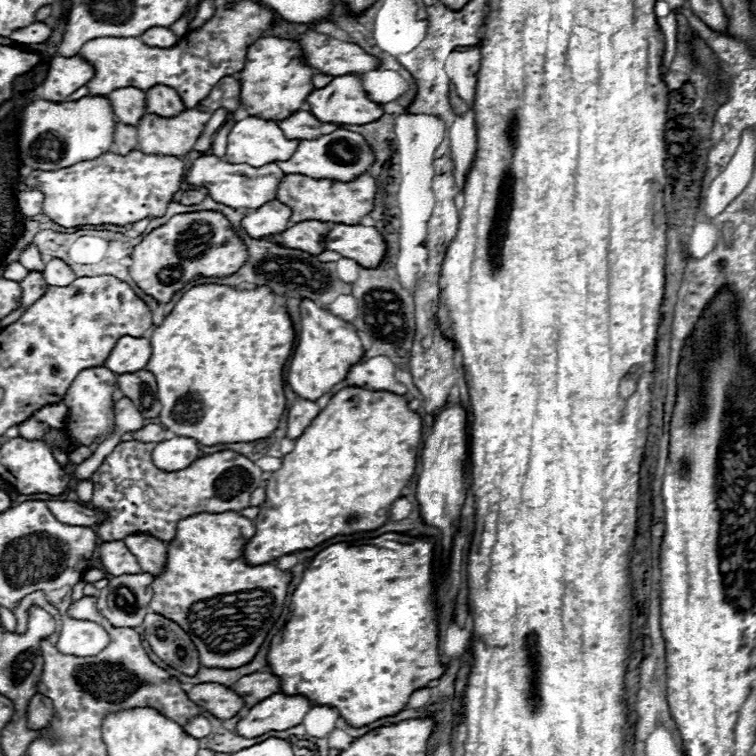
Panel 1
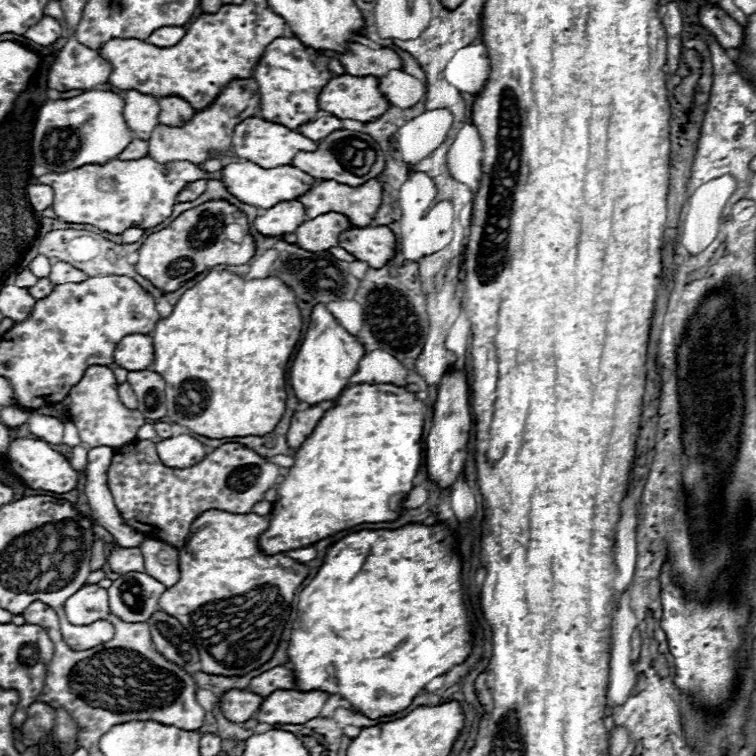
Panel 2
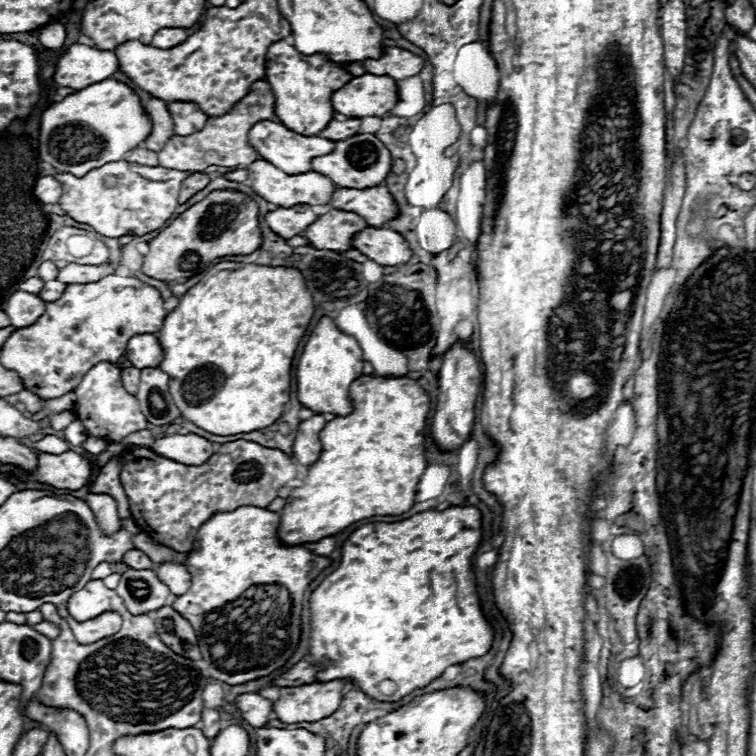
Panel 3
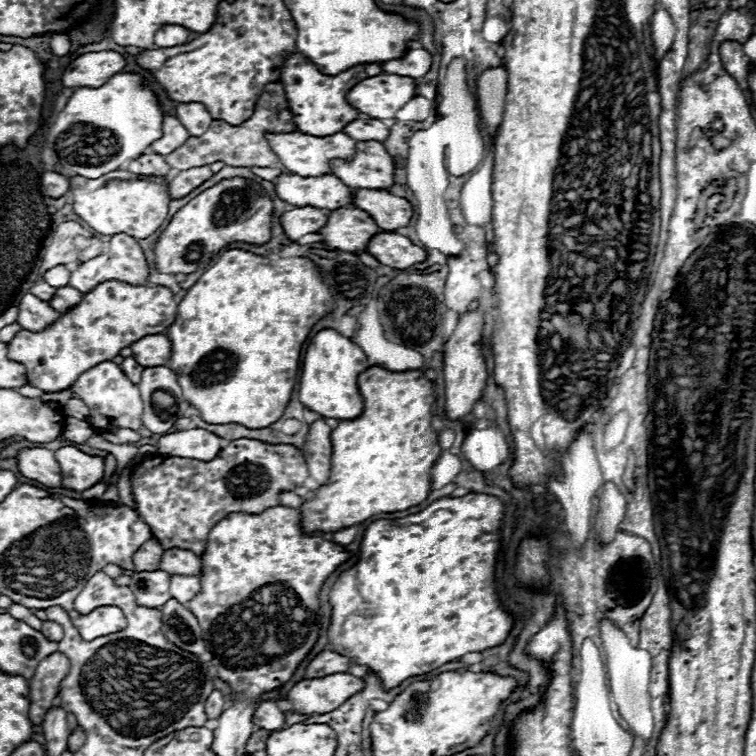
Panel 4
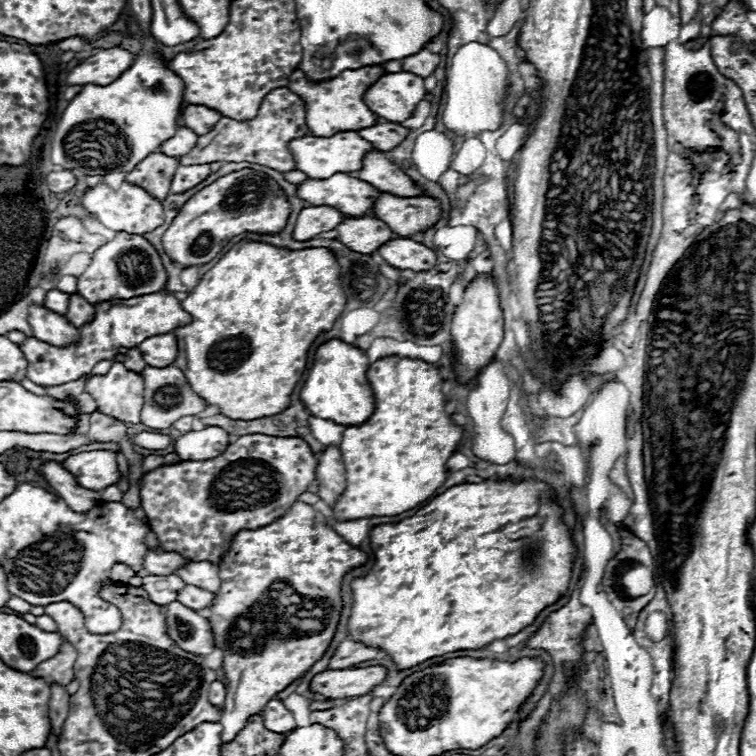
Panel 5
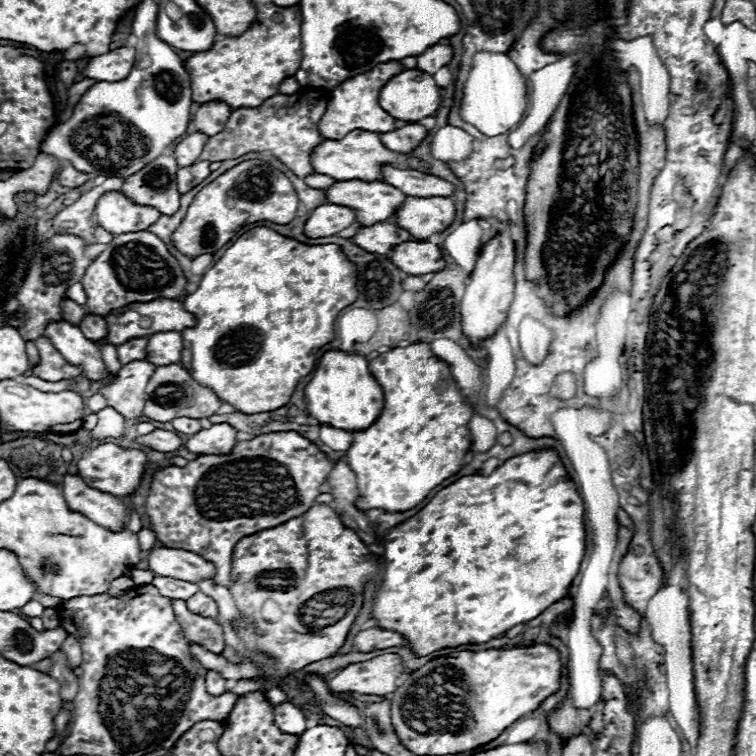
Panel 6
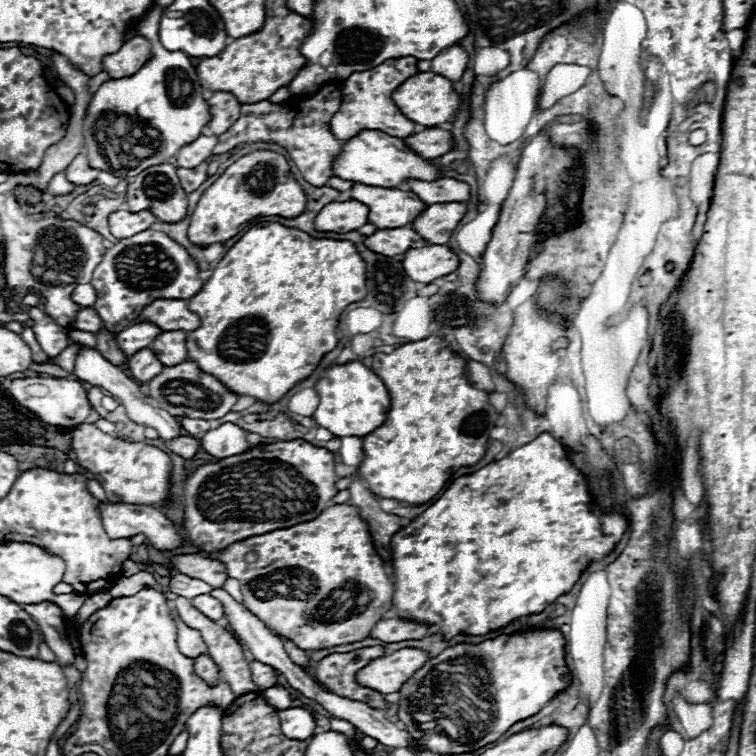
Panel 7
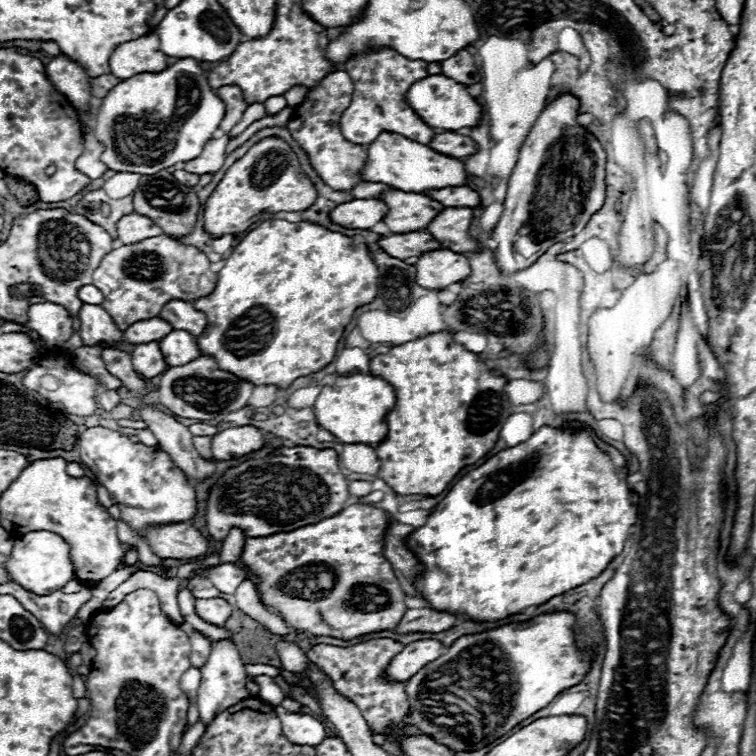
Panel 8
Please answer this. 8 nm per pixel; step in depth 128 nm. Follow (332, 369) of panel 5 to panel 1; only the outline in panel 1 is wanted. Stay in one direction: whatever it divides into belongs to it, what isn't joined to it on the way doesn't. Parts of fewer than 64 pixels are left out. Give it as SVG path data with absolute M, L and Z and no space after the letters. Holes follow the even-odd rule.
M302 300L300 316L302 316L300 340L294 350L286 378L290 388L300 398L316 400L328 394L336 384L340 384L346 378L348 370L364 356L364 350L352 324L336 318L328 310L316 306L312 300Z

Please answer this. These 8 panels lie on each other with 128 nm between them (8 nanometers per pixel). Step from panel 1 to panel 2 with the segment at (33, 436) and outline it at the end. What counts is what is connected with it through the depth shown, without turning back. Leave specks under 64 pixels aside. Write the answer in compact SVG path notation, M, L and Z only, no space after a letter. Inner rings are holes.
M32 414L30 418L28 418L28 430L34 434L34 436L38 436L38 438L42 438L42 440L46 440L46 442L50 442L50 444L62 444L62 436L64 436L64 422L60 422L58 418L52 418L52 416L40 416L40 414Z

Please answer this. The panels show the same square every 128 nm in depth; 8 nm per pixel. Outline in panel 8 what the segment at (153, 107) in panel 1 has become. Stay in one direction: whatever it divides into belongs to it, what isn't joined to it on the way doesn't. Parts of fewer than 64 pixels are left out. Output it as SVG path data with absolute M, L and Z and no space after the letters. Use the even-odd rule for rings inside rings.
M222 86L220 90L216 90L216 94L224 100L226 104L226 116L222 118L220 122L220 130L228 132L232 130L232 126L236 126L244 114L244 110L248 108L248 104L244 102L244 96L242 96L242 90L238 86Z

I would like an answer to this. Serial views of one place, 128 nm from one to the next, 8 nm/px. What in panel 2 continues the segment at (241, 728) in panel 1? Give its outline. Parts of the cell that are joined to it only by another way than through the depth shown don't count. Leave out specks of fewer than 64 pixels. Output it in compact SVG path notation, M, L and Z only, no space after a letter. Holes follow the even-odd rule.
M276 690L264 698L256 720L260 724L304 724L316 718L328 694L320 690Z

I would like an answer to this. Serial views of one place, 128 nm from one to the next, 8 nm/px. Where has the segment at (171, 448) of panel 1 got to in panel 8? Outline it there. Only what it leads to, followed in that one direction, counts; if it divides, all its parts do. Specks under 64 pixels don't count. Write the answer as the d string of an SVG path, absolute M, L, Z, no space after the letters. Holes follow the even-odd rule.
M236 426L212 436L212 456L216 460L236 460L264 448L264 432L256 426Z

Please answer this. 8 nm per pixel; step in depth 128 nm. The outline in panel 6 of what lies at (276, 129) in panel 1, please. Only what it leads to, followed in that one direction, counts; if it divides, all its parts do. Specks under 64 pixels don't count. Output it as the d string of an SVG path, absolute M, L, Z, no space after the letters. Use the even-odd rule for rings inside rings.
M352 130L340 140L324 140L320 146L312 152L312 166L318 174L332 176L336 180L384 180L382 176L382 164L396 160L392 150L388 150L376 132L368 130Z

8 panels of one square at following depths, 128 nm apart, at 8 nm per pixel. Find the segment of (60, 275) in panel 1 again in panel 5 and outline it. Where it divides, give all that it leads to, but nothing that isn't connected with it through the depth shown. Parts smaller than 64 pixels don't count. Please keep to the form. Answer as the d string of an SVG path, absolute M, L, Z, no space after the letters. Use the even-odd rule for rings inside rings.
M118 232L114 240L106 242L100 250L94 252L90 266L78 278L78 294L88 302L98 304L116 298L126 300L134 296L162 292L166 290L166 284L168 284L168 272L156 248L144 236Z

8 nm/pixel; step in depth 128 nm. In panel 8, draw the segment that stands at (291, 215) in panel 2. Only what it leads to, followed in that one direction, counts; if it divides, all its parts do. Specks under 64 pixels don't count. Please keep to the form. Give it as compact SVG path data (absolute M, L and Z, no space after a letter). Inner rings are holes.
M360 198L360 200L352 200L352 202L336 206L330 212L330 220L334 224L340 224L340 226L350 228L350 230L356 230L356 228L368 230L374 224L382 222L386 212L388 212L388 206L382 200Z

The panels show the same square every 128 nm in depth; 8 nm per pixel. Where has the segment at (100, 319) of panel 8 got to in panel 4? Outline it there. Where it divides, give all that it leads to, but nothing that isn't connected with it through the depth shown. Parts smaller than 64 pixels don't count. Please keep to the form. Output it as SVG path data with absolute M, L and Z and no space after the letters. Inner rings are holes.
M42 282L42 284L36 284L36 286L32 286L32 288L30 288L30 292L32 292L32 294L36 294L40 300L48 302L50 298L54 298L54 294L56 294L56 288L52 288L52 286L48 286L46 282Z

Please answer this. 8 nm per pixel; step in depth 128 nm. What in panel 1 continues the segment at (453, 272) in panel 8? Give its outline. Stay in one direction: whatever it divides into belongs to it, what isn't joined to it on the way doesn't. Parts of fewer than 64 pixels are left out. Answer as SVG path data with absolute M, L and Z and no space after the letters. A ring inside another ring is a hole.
M336 224L328 236L326 236L326 250L336 250L338 254L342 254L344 258L352 258L356 260L362 268L376 268L384 254L386 254L386 240L382 238L382 234L372 228L372 226L362 226L362 224L356 224L356 226L346 226L346 224Z

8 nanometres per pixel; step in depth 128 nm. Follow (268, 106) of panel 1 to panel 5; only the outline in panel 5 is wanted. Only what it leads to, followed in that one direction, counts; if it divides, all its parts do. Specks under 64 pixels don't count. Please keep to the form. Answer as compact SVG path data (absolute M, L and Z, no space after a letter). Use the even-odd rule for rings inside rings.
M364 66L360 70L346 70L340 76L314 84L310 80L306 80L304 72L300 68L296 68L290 74L290 82L288 88L292 92L296 92L302 100L306 100L306 124L310 128L310 132L314 136L332 136L338 132L346 132L346 130L362 130L364 126L374 126L376 122L382 122L382 118L378 118L364 102L364 94L366 90L380 80L386 74L386 70L382 66Z

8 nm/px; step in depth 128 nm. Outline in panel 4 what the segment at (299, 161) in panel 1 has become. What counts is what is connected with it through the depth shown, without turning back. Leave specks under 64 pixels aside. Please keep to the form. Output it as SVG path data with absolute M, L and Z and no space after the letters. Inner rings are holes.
M376 140L358 142L352 162L334 160L334 176L350 188L390 190L394 186L394 160Z

